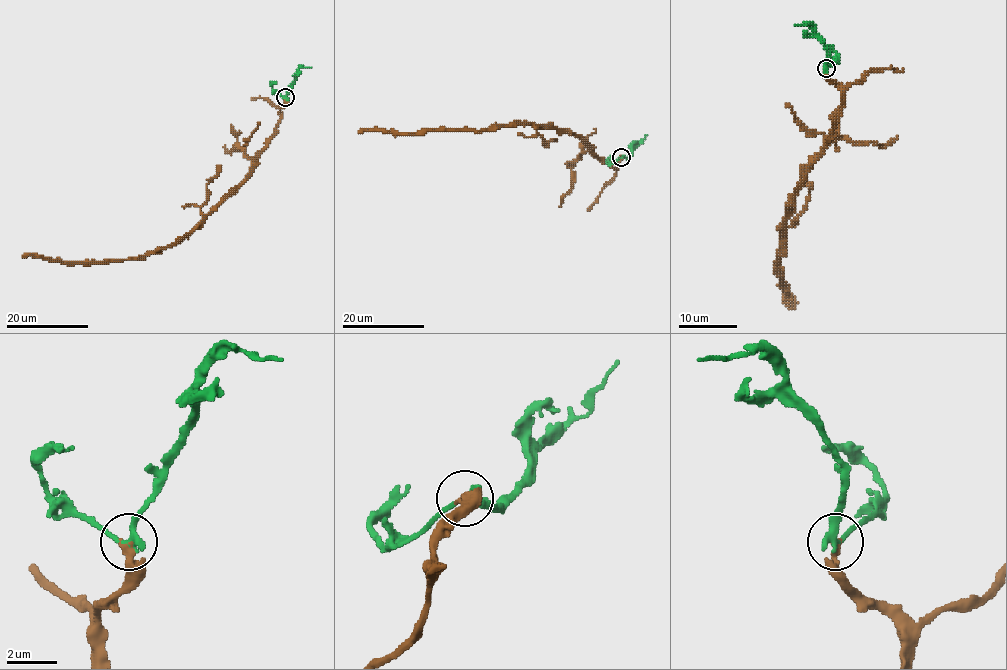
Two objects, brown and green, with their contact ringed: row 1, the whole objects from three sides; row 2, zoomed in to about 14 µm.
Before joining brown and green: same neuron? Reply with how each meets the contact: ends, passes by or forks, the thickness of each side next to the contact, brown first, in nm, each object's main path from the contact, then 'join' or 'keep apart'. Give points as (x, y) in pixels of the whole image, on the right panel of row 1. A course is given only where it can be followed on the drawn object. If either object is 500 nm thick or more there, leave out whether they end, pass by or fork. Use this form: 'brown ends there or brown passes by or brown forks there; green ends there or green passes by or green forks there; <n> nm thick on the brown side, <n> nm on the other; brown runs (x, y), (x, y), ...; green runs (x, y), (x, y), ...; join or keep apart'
brown ends there; green passes by; 280 nm thick on the brown side, 240 nm on the other; brown runs (826, 68), (841, 90), (842, 104), (826, 147), (795, 191), (779, 257), (788, 303), (791, 296); green runs (826, 68), (828, 50), (816, 31), (807, 24), (794, 26); join

